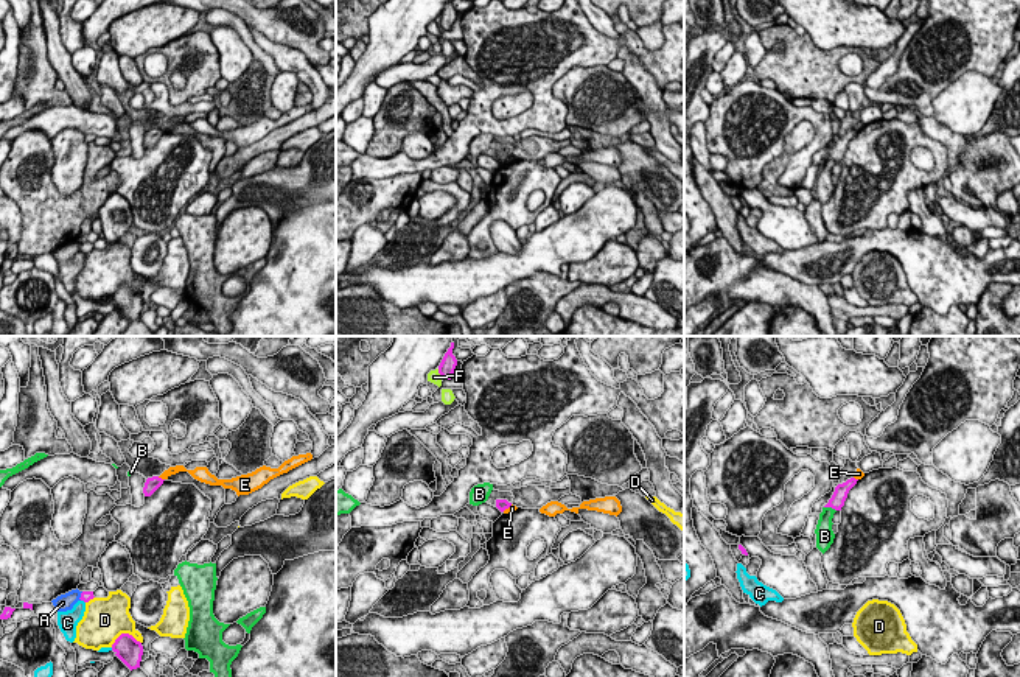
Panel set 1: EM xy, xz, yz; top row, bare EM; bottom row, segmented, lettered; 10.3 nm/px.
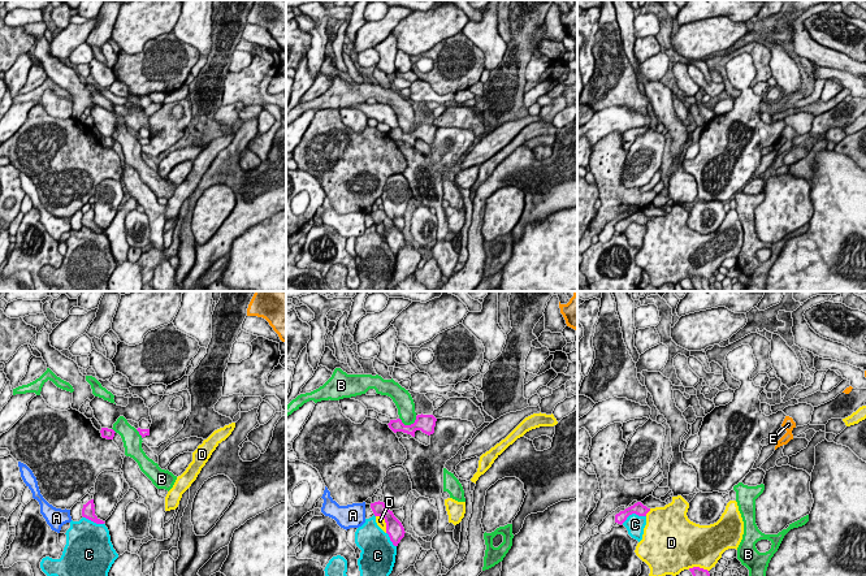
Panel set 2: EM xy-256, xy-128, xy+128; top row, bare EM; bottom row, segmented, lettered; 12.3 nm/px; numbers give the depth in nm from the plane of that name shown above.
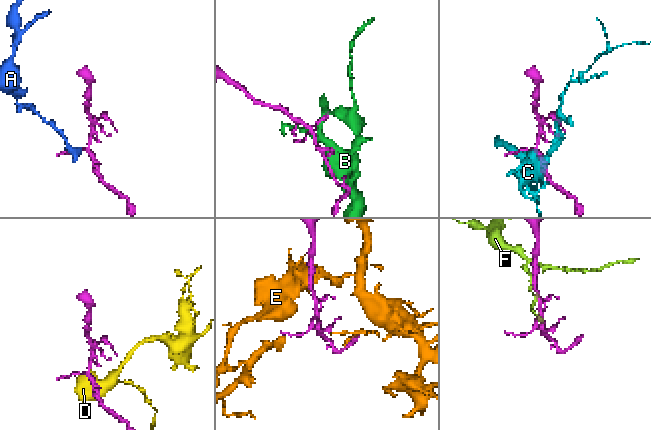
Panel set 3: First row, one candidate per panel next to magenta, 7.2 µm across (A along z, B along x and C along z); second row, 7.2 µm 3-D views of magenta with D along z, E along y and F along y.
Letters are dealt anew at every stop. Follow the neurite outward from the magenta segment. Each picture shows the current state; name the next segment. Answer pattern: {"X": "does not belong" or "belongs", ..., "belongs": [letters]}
{"A": "does not belong", "B": "does not belong", "C": "does not belong", "D": "does not belong", "E": "does not belong", "F": "does not belong", "belongs": []}

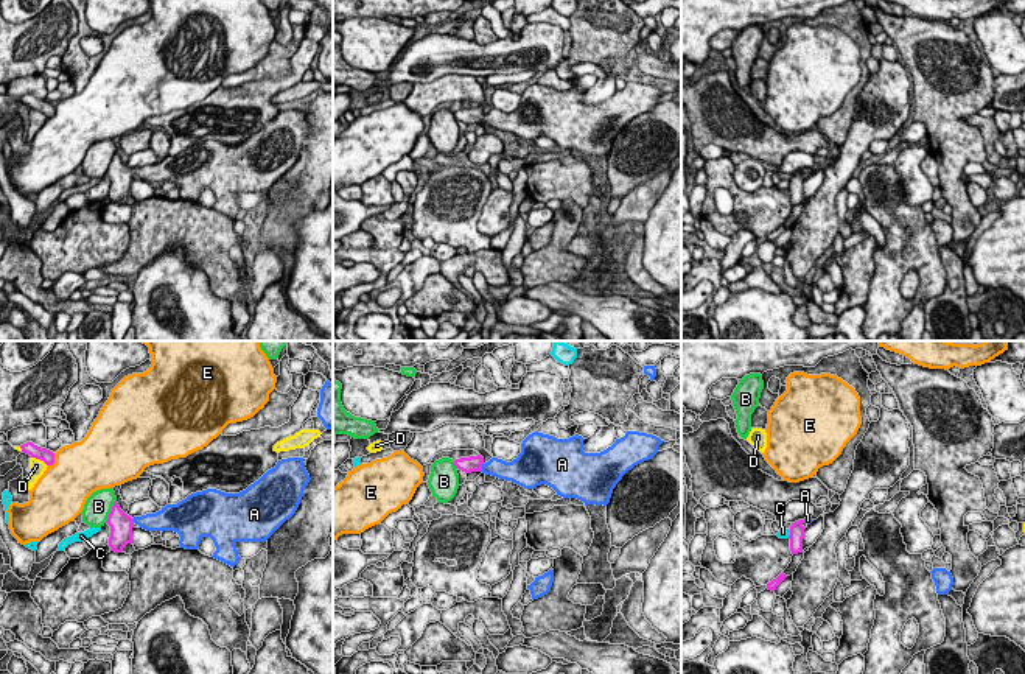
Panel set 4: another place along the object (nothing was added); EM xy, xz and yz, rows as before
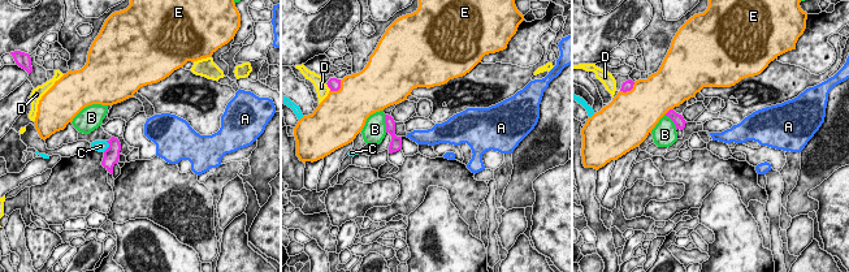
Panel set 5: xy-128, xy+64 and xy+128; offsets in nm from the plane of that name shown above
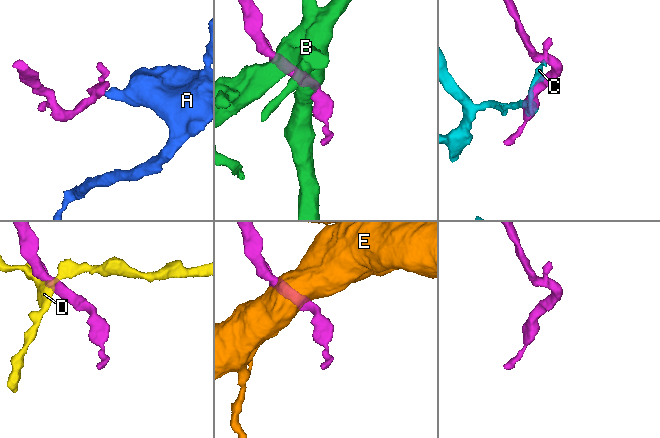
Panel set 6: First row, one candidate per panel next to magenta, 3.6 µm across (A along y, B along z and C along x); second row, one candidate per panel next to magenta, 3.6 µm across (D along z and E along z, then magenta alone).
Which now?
{"A": "belongs", "B": "does not belong", "C": "does not belong", "D": "does not belong", "E": "does not belong", "belongs": ["A"]}

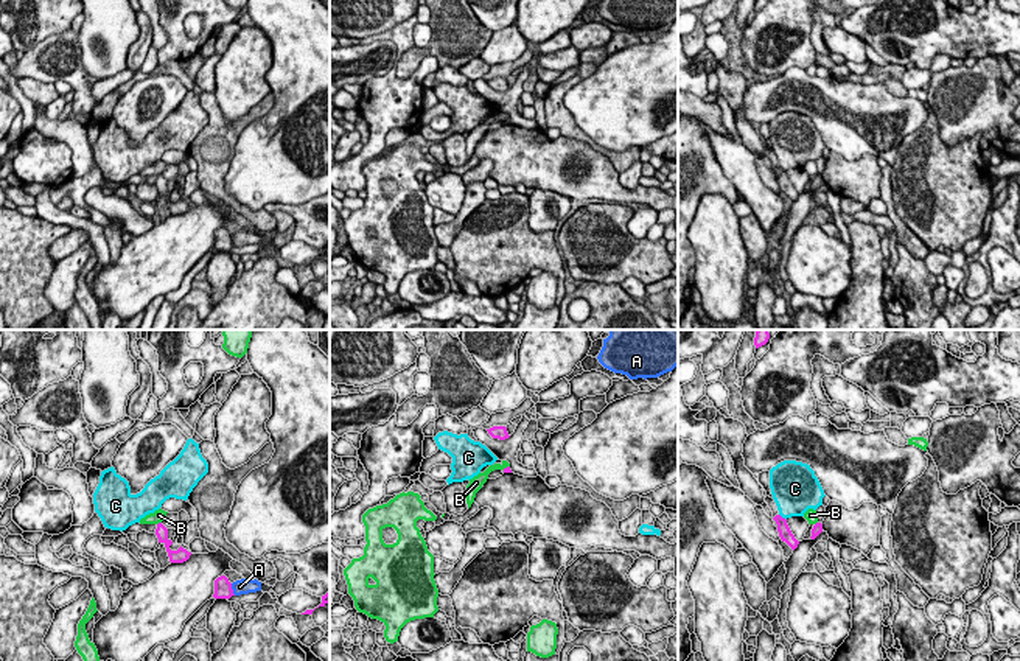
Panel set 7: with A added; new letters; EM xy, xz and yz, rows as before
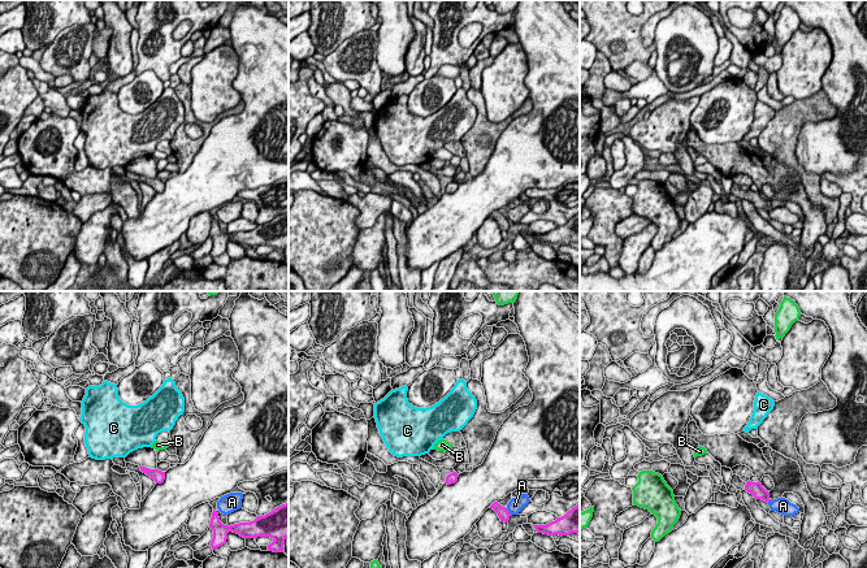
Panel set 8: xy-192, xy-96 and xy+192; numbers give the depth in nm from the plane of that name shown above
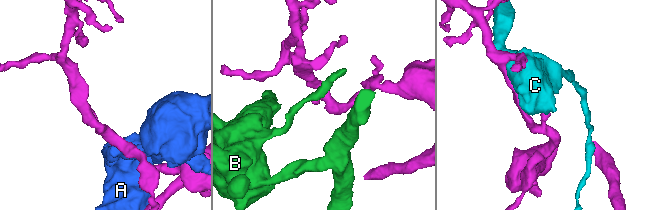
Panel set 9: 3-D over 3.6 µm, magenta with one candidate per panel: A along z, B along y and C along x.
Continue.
{"A": "does not belong", "B": "does not belong", "C": "does not belong", "belongs": []}

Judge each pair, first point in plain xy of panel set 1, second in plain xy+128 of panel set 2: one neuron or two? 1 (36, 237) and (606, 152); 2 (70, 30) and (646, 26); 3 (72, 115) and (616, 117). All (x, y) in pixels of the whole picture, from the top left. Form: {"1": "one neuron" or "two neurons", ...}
{"1": "one neuron", "2": "two neurons", "3": "one neuron"}

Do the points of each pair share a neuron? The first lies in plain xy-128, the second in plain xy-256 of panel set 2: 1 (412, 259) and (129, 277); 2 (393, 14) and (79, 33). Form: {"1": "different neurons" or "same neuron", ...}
{"1": "different neurons", "2": "same neuron"}

